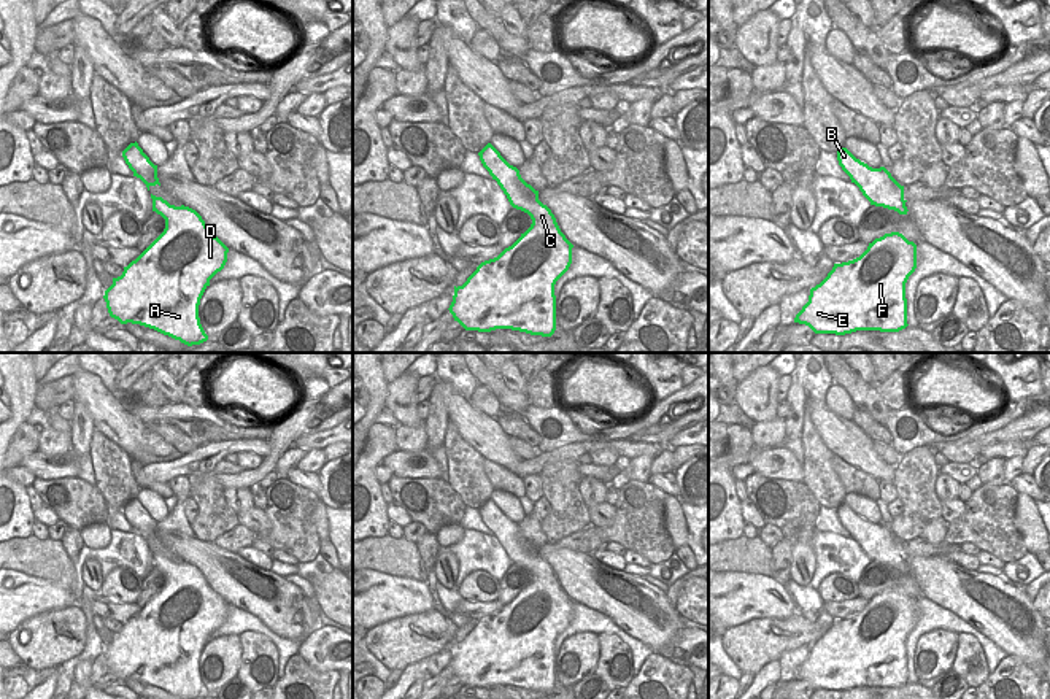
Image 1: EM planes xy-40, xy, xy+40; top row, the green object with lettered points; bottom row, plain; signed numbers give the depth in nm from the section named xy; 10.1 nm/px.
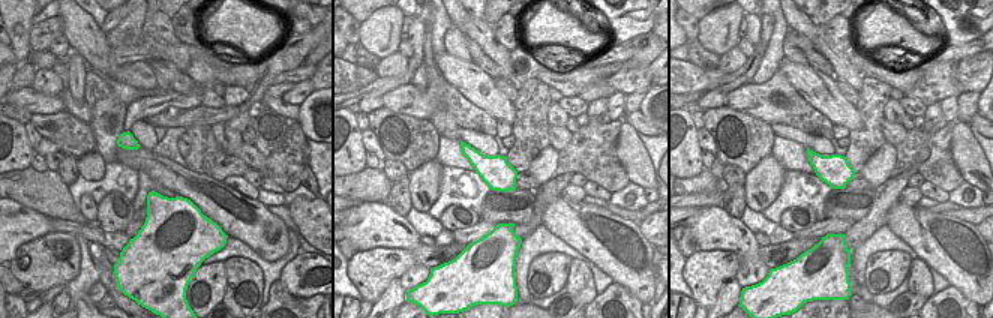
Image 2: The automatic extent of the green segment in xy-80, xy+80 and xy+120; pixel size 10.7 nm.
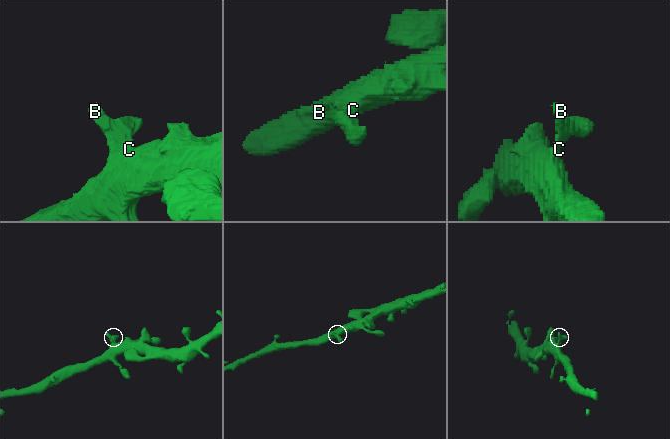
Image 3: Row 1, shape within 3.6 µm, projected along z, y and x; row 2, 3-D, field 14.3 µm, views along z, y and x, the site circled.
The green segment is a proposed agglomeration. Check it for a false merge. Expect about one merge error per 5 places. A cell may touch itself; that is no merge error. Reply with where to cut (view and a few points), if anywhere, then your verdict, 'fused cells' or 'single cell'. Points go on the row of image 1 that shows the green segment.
no cut | single cell

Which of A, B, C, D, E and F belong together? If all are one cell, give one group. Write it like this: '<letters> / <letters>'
A B C D E F

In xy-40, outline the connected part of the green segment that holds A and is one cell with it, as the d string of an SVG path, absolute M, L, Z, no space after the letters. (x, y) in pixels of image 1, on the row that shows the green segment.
M162 197L152 199L152 211L165 219L164 232L127 267L105 291L111 318L121 324L140 324L192 346L208 340L199 305L210 280L224 268L229 248L214 237L202 216L189 207L170 205Z

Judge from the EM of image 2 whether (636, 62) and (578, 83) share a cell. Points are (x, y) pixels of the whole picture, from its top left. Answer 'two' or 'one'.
one

